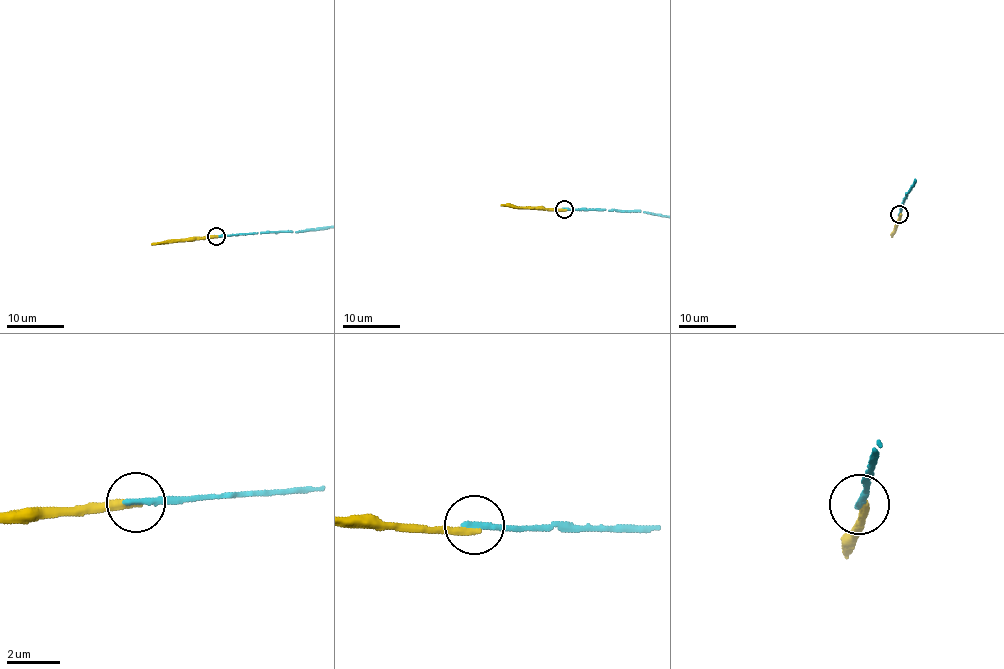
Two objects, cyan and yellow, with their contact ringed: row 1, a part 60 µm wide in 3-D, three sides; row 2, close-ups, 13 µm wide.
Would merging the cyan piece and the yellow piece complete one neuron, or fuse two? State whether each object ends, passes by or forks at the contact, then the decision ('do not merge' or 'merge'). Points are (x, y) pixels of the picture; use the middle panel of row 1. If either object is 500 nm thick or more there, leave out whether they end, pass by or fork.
cyan ends; yellow ends; do not merge

